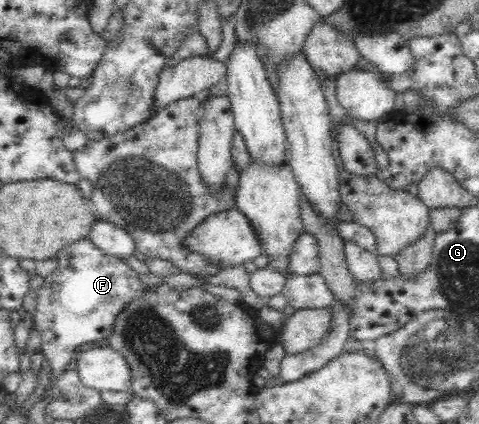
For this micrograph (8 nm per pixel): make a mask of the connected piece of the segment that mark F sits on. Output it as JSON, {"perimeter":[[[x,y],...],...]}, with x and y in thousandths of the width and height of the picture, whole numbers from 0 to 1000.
{"perimeter":[[[175,561],[134,580],[119,597],[123,625],[115,639],[102,644],[88,672],[77,682],[77,731],[73,743],[73,774],[86,790],[88,816],[84,833],[100,844],[109,861],[106,899],[113,901],[140,873],[138,861],[150,866],[159,835],[167,823],[190,814],[215,811],[234,785],[234,757],[251,729],[292,700],[301,682],[313,682],[307,670],[296,670],[284,651],[284,642],[259,618],[259,613],[225,601],[196,580],[188,566]]]}

